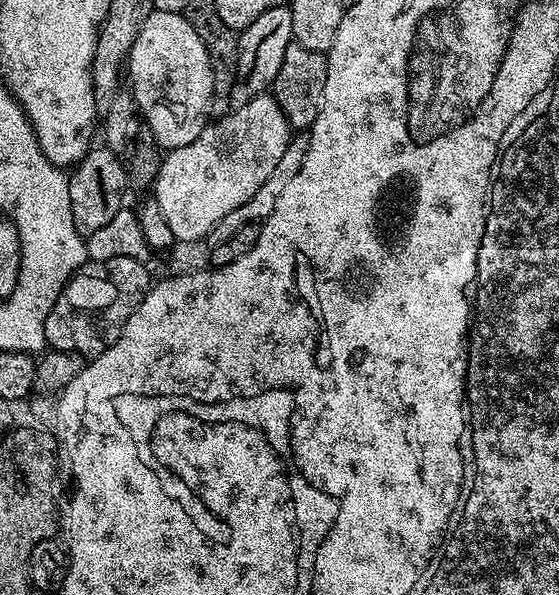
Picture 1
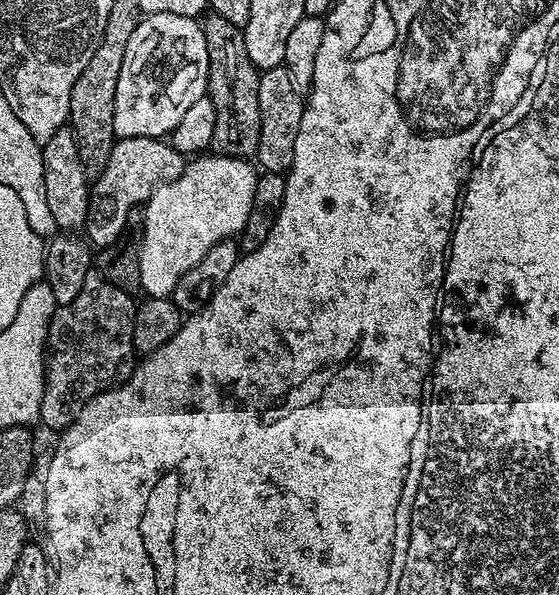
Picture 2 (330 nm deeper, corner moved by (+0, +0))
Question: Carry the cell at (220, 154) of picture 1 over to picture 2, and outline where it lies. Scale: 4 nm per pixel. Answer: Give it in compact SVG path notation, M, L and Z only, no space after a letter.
M200 154L185 163L182 174L178 178L168 180L152 191L148 203L143 205L144 236L139 237L140 250L140 288L145 297L171 297L174 286L178 286L178 278L186 274L202 258L206 258L206 250L210 246L221 244L223 240L235 237L243 232L246 218L250 218L250 206L254 202L254 186L258 168L251 159L242 156L218 156Z

